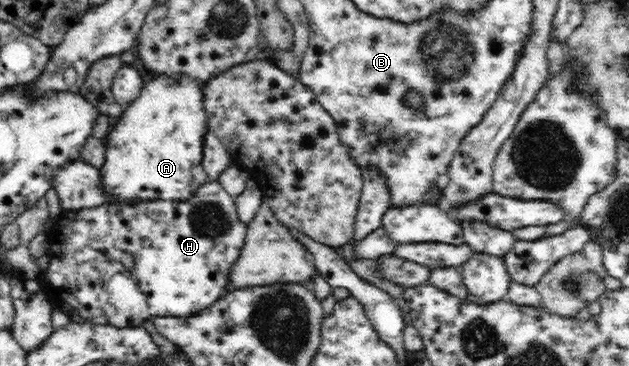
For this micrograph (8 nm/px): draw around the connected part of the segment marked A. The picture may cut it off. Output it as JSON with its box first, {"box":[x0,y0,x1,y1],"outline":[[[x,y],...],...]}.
{"box":[99,76,210,202],"outline":[[[156,76],[151,80],[144,83],[139,96],[135,98],[134,102],[131,102],[128,106],[124,108],[124,114],[115,118],[112,125],[105,138],[105,145],[107,145],[106,150],[106,160],[103,162],[103,167],[99,169],[101,175],[103,175],[103,185],[109,193],[113,195],[119,195],[119,202],[129,202],[133,199],[143,199],[143,200],[168,200],[169,202],[187,202],[187,200],[193,198],[197,190],[203,186],[203,184],[210,182],[210,176],[207,175],[207,171],[202,165],[202,140],[204,137],[204,132],[209,129],[207,122],[207,113],[203,109],[203,99],[202,99],[202,88],[203,83],[198,80],[193,80],[188,76]]]}

